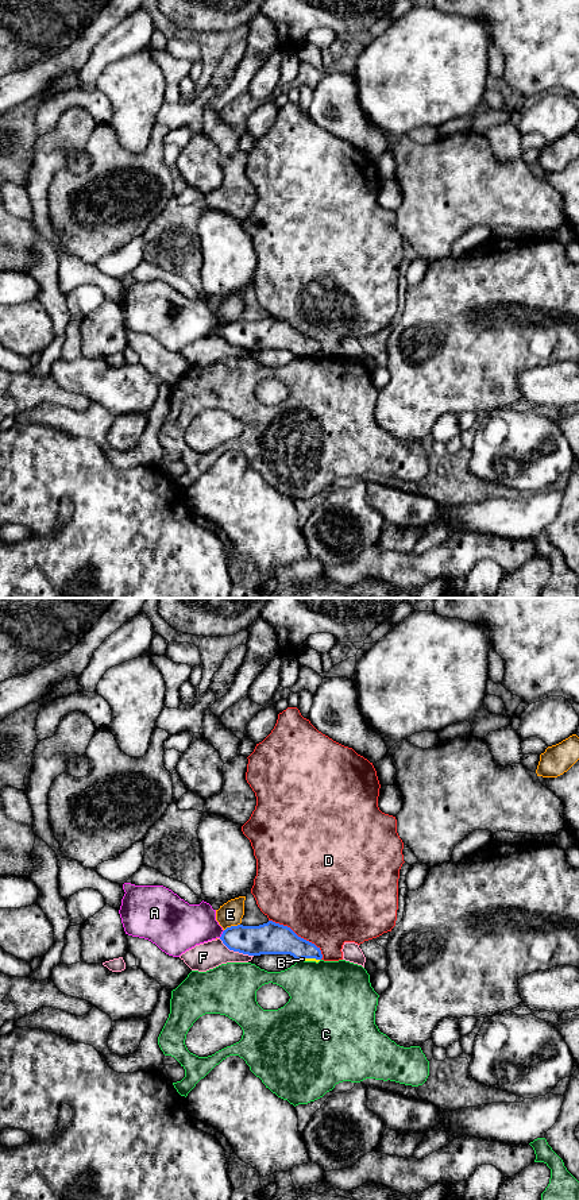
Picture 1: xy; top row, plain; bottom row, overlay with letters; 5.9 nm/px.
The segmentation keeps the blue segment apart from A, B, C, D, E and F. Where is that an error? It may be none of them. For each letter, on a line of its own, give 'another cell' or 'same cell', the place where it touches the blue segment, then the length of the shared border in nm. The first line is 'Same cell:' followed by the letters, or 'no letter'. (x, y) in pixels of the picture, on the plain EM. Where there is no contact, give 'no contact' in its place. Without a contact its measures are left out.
Same cell: no letter
A: another cell | xy (222, 330) | 60 nm
B: another cell | xy (311, 352) | 110 nm
C: another cell | xy (298, 354) | 40 nm
D: another cell | xy (297, 331) | 400 nm
E: another cell | xy (231, 321) | 100 nm
F: another cell | xy (236, 346) | 240 nm

